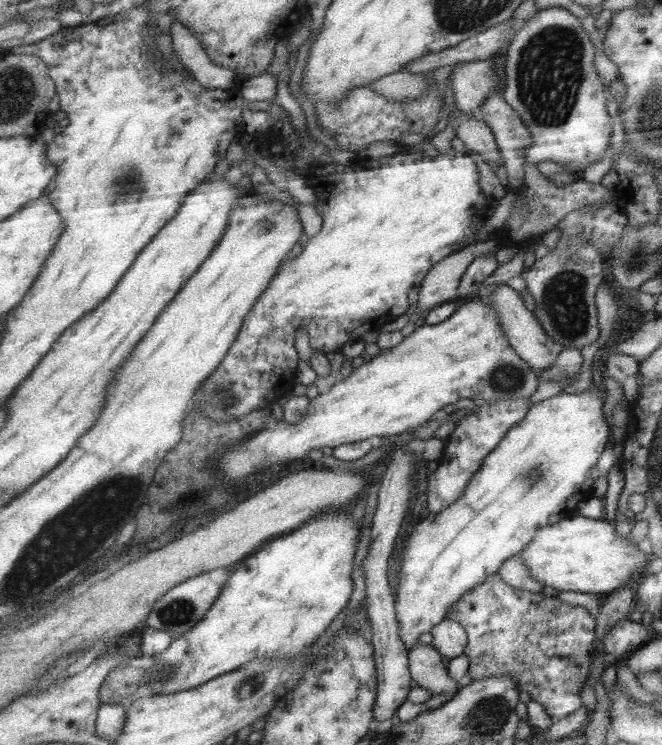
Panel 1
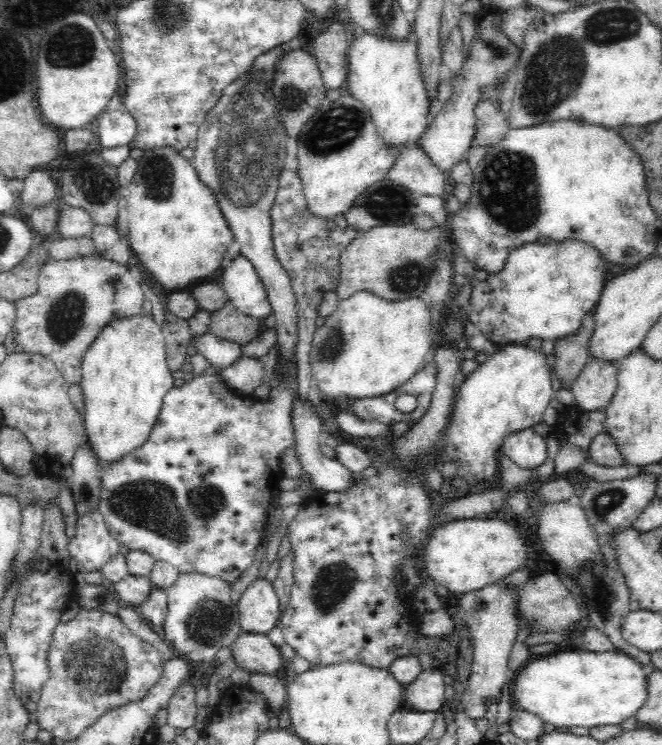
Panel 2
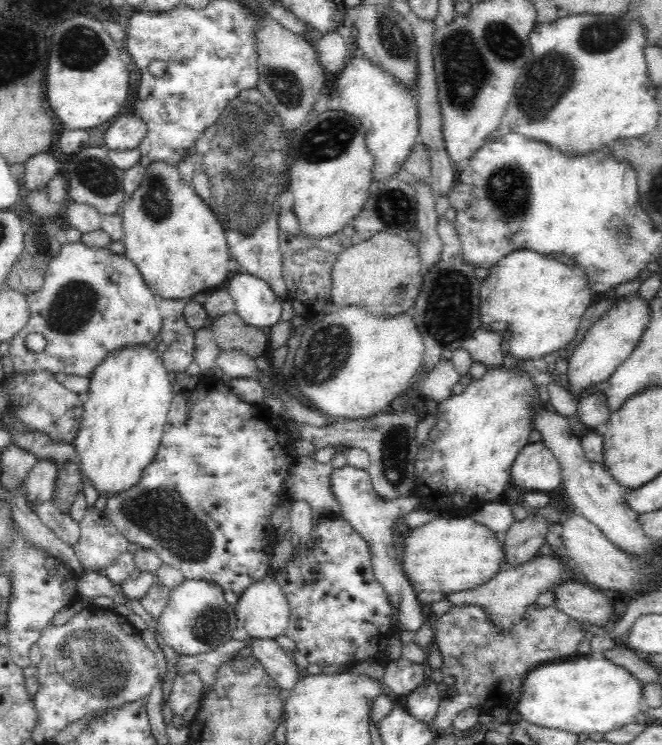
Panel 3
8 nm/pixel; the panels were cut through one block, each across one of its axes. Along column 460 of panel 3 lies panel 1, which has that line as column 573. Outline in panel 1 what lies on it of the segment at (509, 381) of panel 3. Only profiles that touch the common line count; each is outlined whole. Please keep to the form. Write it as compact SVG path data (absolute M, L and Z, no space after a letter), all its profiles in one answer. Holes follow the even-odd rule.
M596 378L587 390L574 394L564 393L561 390L557 395L531 405L518 424L514 424L506 431L505 436L500 439L499 444L495 446L491 452L487 453L487 456L483 459L483 463L479 466L479 470L467 481L467 485L465 485L465 489L463 489L463 495L455 500L455 503L451 504L450 507L445 508L433 518L423 519L412 529L410 536L408 536L407 545L403 548L403 555L401 556L402 563L398 573L399 584L394 598L394 610L399 627L398 633L408 650L411 646L416 644L417 636L419 636L421 632L429 631L431 627L437 626L437 624L445 619L445 615L451 608L451 604L453 604L459 596L466 593L470 588L475 587L476 584L479 584L483 579L486 579L486 576L497 573L498 568L502 565L504 560L507 560L507 558L513 555L517 555L520 550L527 547L528 540L533 539L535 533L537 533L541 527L554 524L558 520L561 520L561 518L573 518L576 515L575 504L592 497L593 483L595 479L600 476L599 470L597 470L597 460L599 455L611 443L611 424L605 421L605 416L601 411L604 398L604 387L599 382L599 379Z

